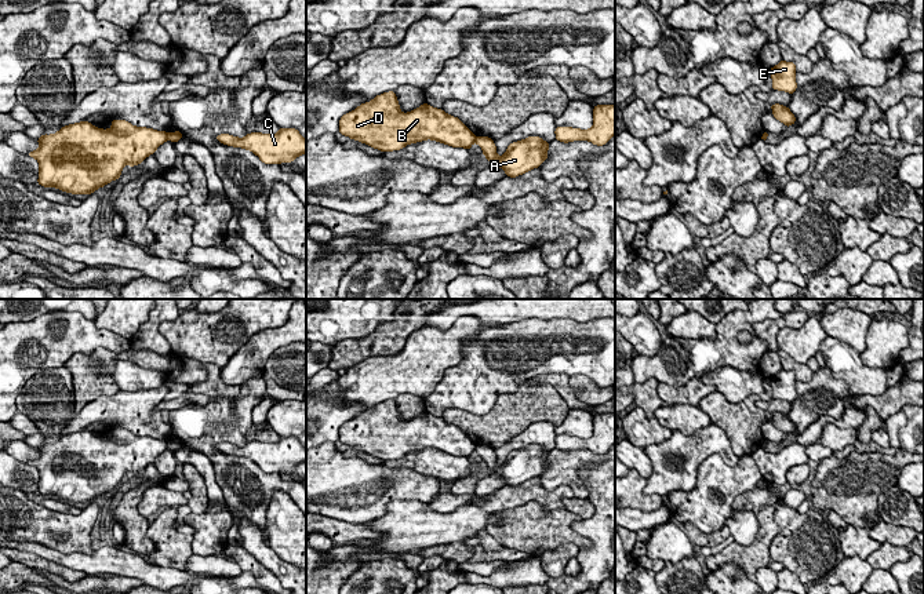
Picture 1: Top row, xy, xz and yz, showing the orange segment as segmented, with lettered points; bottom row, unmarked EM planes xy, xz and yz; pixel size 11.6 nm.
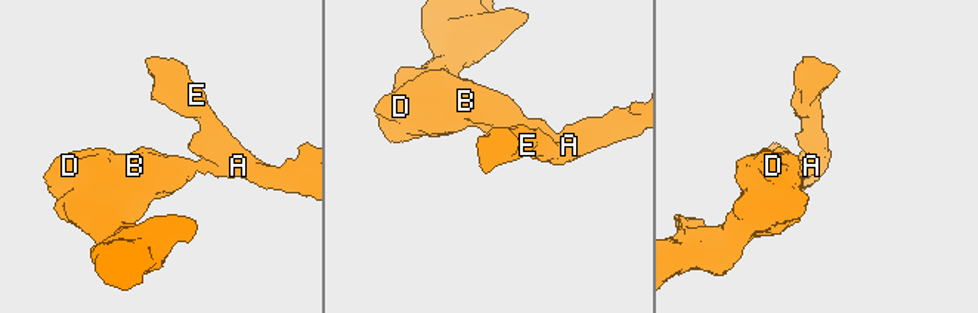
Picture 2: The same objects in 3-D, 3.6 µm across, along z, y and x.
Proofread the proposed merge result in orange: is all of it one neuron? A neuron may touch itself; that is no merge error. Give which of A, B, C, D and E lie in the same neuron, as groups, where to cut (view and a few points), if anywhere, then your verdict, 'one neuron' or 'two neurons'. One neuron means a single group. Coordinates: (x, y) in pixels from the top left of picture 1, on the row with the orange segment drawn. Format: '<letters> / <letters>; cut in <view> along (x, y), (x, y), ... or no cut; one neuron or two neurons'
A C E / B D; cut in xy along (166, 134), (167, 138); two neurons

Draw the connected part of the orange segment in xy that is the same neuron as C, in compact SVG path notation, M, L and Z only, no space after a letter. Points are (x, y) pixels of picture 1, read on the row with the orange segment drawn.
M280 128L277 134L251 132L244 138L229 134L215 136L223 145L252 152L265 164L291 163L306 154L306 139L297 128Z

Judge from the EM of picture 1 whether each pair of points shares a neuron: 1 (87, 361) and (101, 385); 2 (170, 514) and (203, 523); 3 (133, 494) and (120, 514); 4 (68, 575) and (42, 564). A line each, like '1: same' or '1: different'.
1: same
2: different
3: same
4: same

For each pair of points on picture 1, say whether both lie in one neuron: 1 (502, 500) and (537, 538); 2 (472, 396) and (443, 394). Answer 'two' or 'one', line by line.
1: two
2: one

